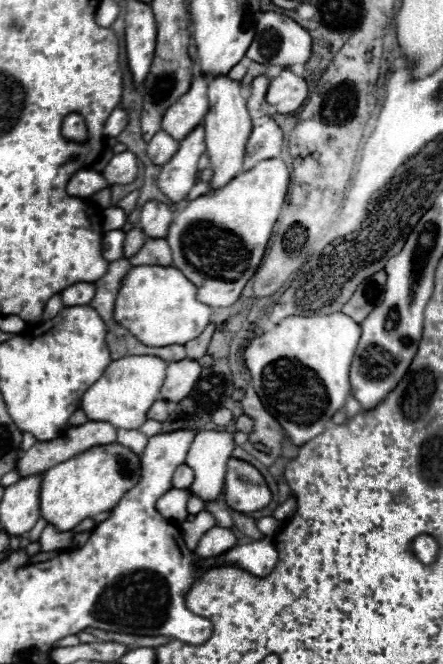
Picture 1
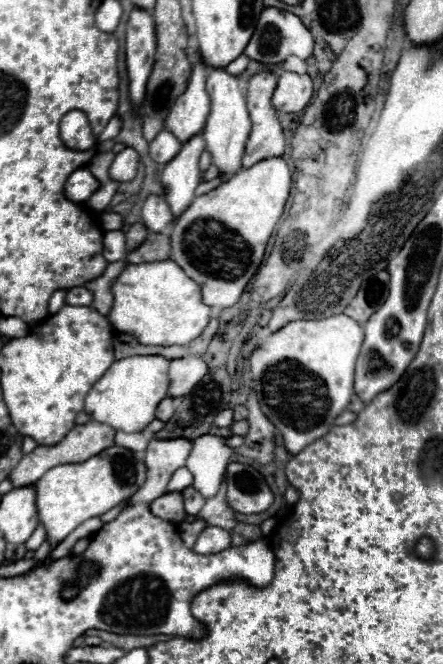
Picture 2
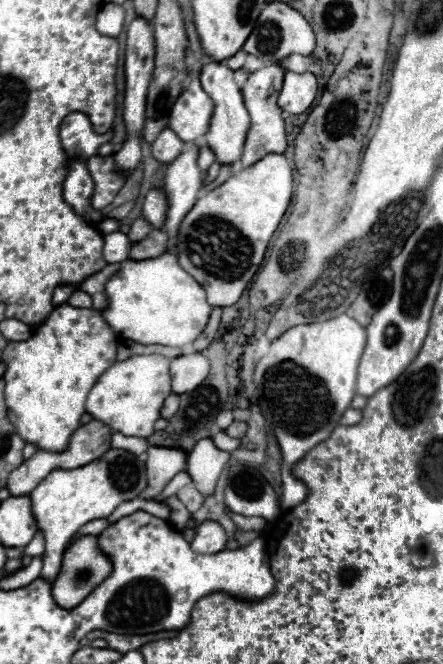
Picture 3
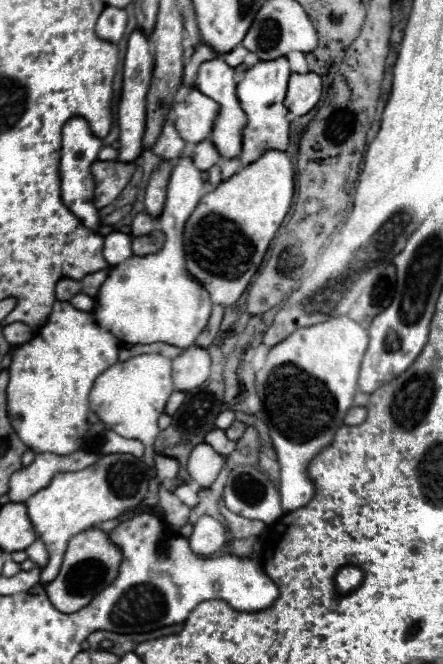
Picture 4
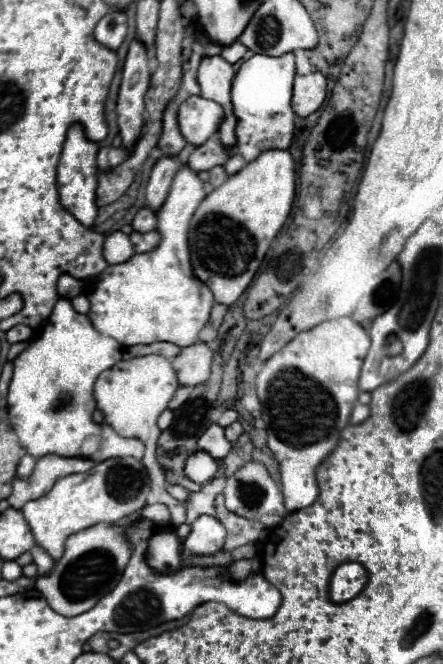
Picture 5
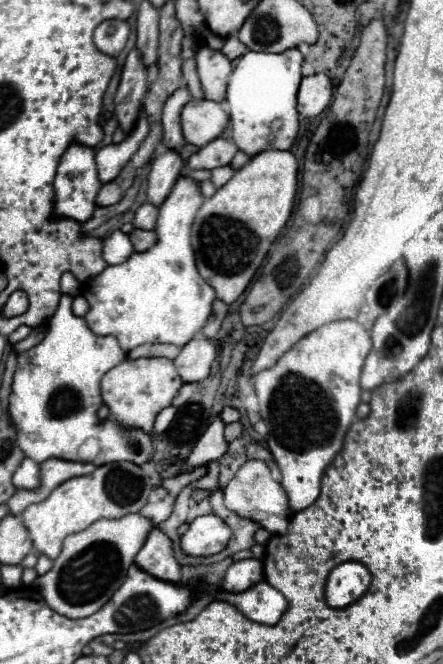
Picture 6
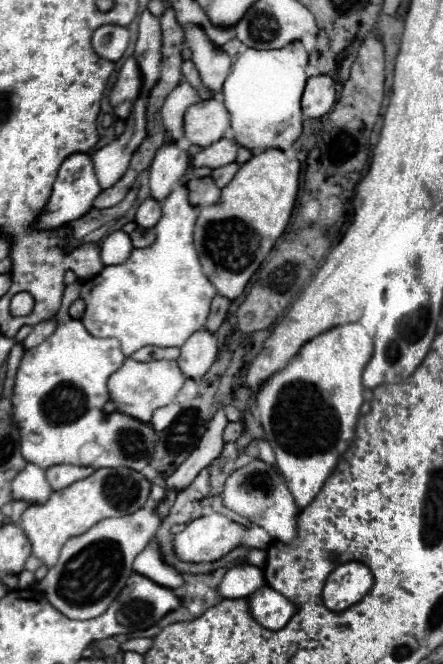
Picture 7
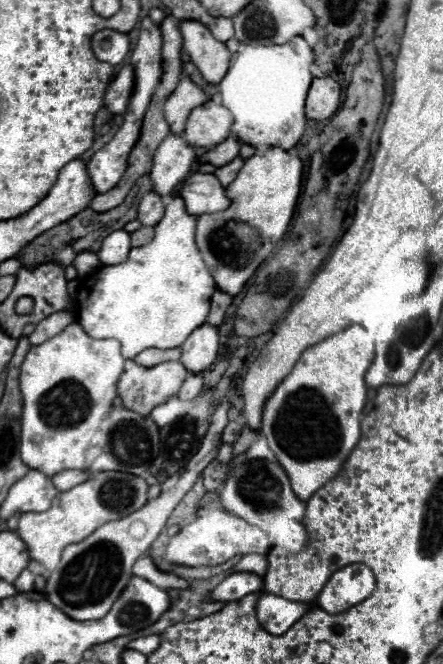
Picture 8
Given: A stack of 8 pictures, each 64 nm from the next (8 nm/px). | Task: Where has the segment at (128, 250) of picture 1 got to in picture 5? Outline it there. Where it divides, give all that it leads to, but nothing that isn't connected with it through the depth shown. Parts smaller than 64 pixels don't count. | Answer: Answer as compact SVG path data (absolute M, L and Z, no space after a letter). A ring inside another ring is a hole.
M140 208L132 220L132 228L136 232L144 232L144 230L154 230L156 228L156 212L150 210L150 208Z

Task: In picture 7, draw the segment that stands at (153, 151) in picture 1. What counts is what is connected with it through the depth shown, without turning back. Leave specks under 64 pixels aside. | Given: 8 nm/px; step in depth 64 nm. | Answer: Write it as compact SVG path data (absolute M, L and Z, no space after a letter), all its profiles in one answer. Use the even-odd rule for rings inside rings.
M182 80L176 86L176 90L168 94L162 106L162 122L166 128L166 140L180 140L184 136L184 112L188 110L188 106L198 102L200 102L198 92L186 80Z

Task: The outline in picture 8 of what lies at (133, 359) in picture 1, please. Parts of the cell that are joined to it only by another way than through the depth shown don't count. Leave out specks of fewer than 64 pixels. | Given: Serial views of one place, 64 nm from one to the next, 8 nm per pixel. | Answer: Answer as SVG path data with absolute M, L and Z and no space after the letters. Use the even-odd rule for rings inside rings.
M126 360L124 372L118 382L118 396L124 400L124 408L134 410L142 416L148 416L154 406L158 406L158 404L166 402L168 398L172 398L174 394L178 394L180 384L184 382L186 376L188 376L188 370L184 368L182 362L164 362L154 368L142 368L134 360Z

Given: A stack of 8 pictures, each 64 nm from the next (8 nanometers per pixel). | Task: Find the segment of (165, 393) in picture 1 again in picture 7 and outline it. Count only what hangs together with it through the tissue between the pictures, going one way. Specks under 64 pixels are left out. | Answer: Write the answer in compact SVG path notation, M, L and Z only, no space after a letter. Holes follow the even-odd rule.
M208 330L194 332L184 346L180 346L180 358L178 366L182 368L182 374L188 378L200 378L208 372L212 362L216 360L218 346L216 338Z

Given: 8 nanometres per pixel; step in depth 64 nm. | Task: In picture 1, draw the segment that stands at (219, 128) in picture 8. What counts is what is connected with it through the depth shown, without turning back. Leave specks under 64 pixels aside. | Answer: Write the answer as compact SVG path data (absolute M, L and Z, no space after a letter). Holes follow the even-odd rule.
M198 78L192 82L190 90L168 108L162 118L162 130L168 132L174 140L184 140L188 132L192 132L198 124L202 124L208 112L208 94L206 94L208 78Z

